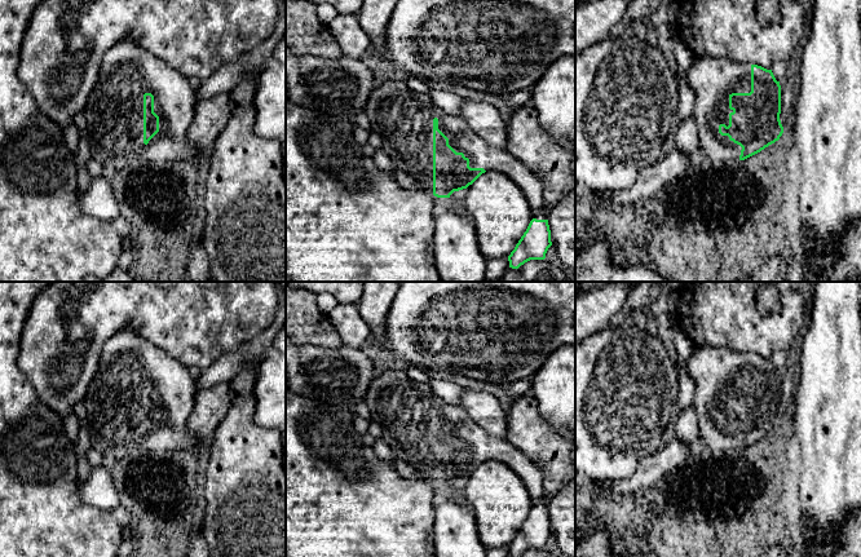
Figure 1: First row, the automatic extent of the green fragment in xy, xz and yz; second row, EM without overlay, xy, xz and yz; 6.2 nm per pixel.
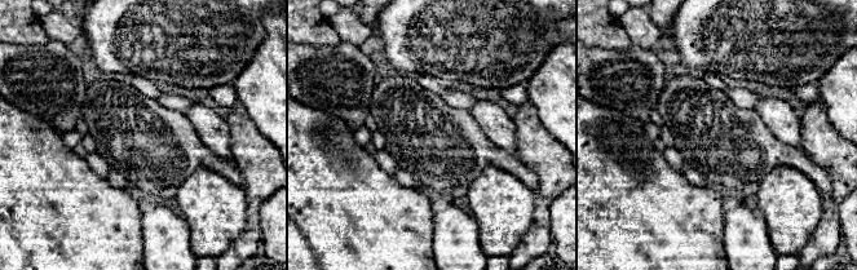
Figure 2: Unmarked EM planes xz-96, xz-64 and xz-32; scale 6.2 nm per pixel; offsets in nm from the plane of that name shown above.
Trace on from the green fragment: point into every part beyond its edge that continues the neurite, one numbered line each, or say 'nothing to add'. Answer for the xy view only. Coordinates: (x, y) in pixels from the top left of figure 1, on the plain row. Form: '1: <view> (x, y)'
1: xy (114, 401)

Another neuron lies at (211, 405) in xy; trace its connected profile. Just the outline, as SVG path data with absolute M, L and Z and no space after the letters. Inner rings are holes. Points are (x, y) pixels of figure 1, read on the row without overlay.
M220 383L197 392L187 430L202 443L209 443L230 406L230 383Z

